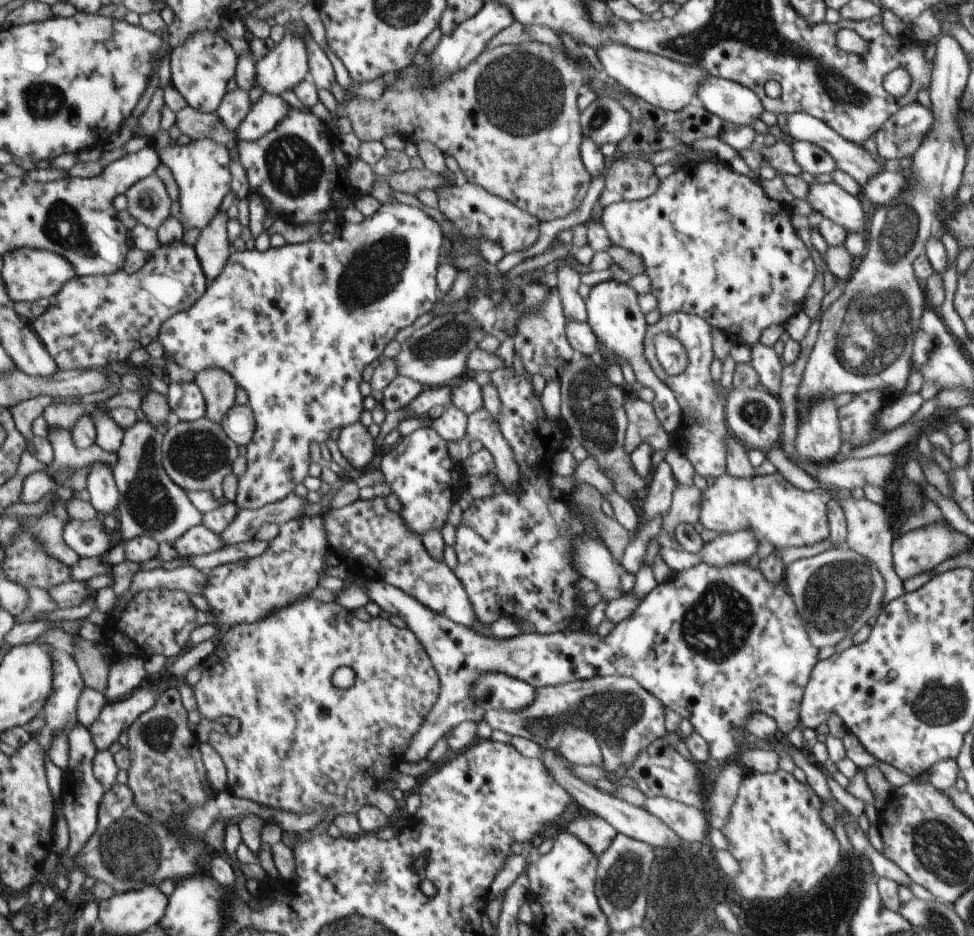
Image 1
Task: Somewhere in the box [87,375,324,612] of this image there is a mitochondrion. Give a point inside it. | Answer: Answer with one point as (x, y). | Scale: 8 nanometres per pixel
(149, 504)

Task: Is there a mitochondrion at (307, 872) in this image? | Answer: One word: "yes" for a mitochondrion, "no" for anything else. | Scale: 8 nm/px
no

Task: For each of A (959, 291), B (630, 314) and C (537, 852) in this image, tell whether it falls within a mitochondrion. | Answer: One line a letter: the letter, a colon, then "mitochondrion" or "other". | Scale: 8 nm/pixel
A: other
B: other
C: other

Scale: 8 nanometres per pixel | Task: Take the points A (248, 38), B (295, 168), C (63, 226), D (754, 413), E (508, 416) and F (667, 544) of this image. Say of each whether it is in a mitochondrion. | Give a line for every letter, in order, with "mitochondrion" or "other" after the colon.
A: other
B: mitochondrion
C: mitochondrion
D: mitochondrion
E: other
F: other

